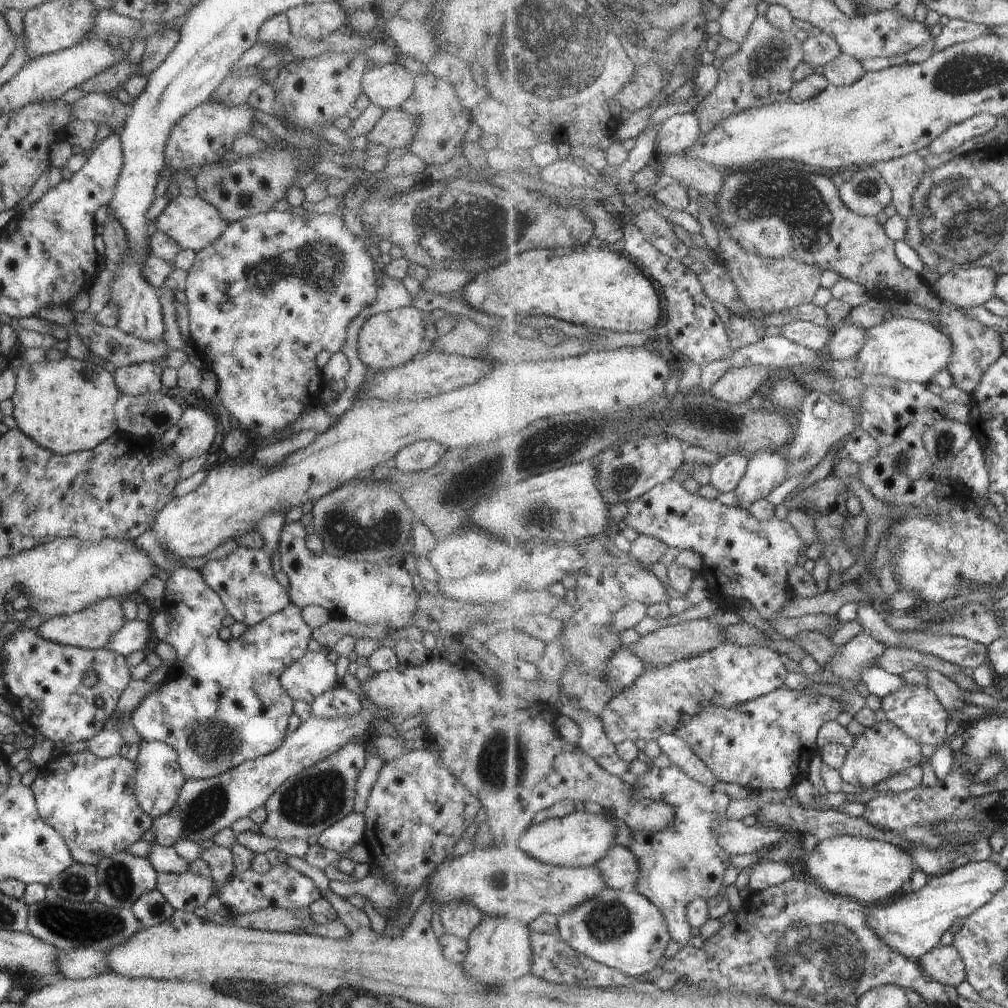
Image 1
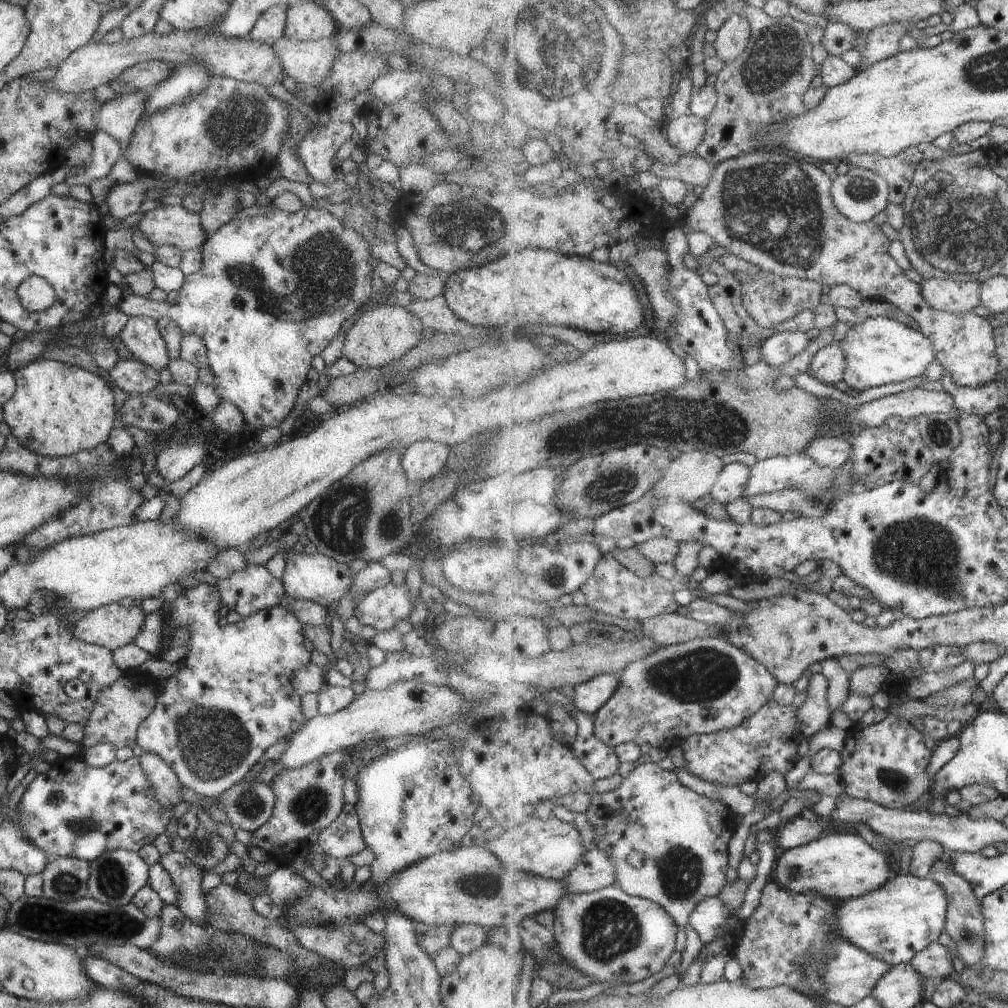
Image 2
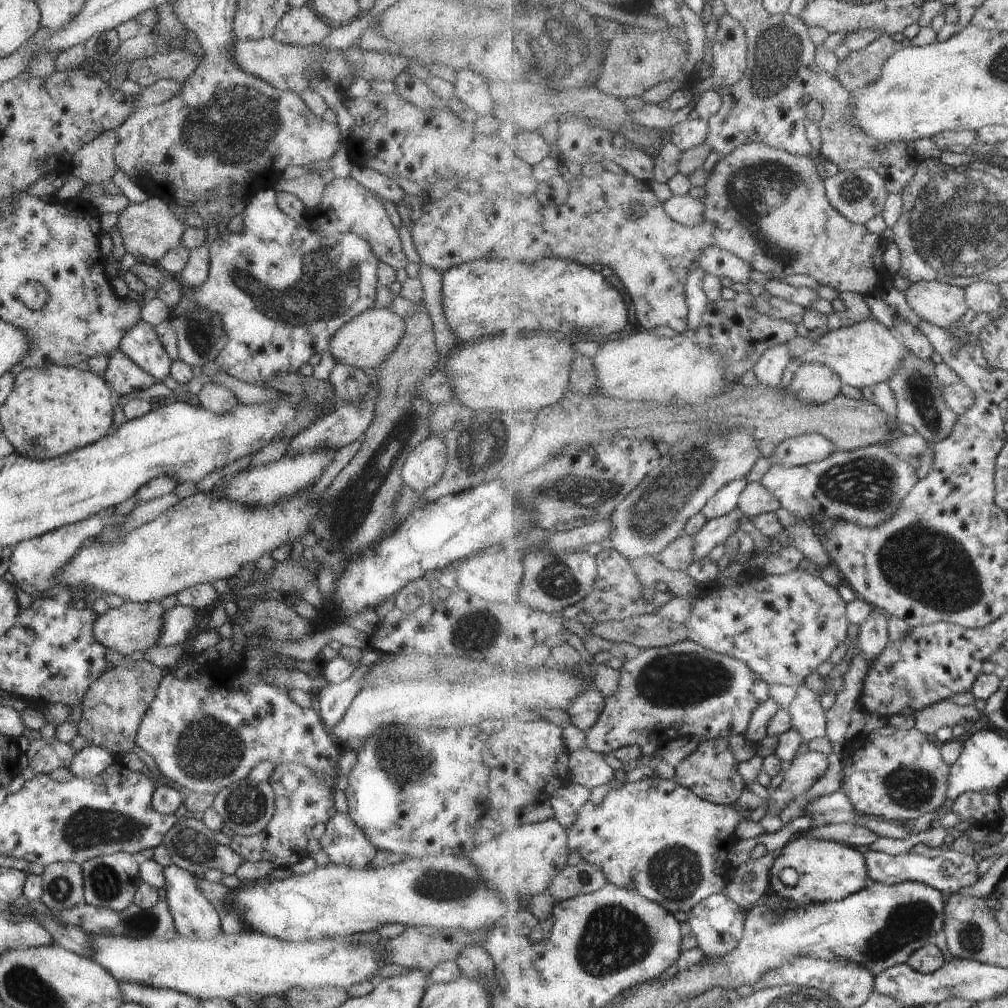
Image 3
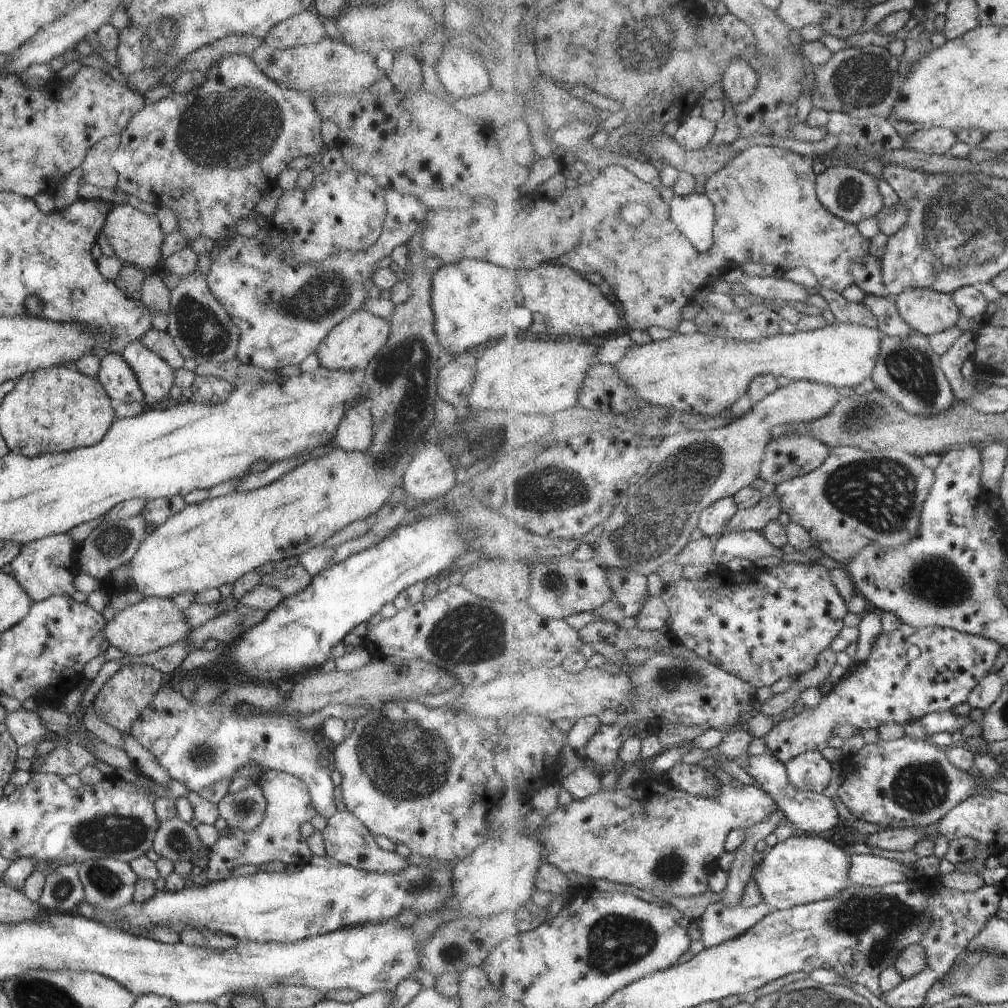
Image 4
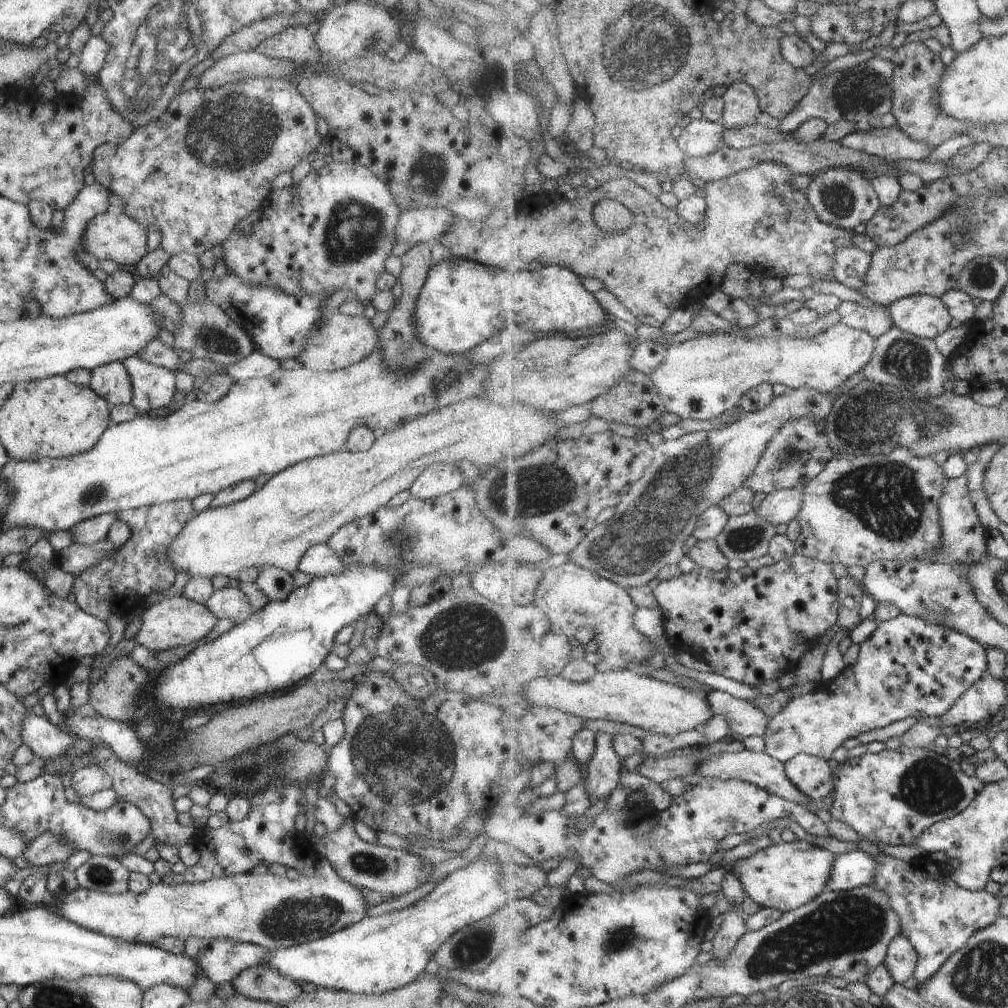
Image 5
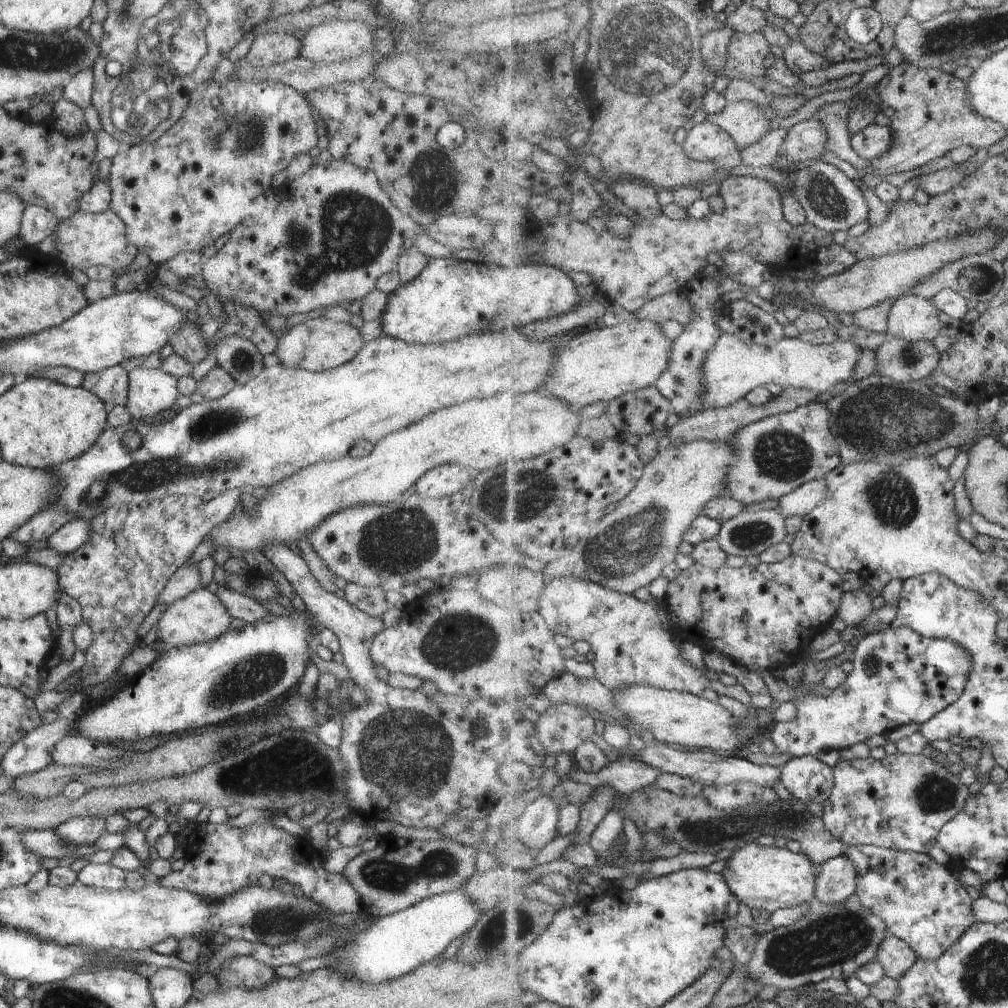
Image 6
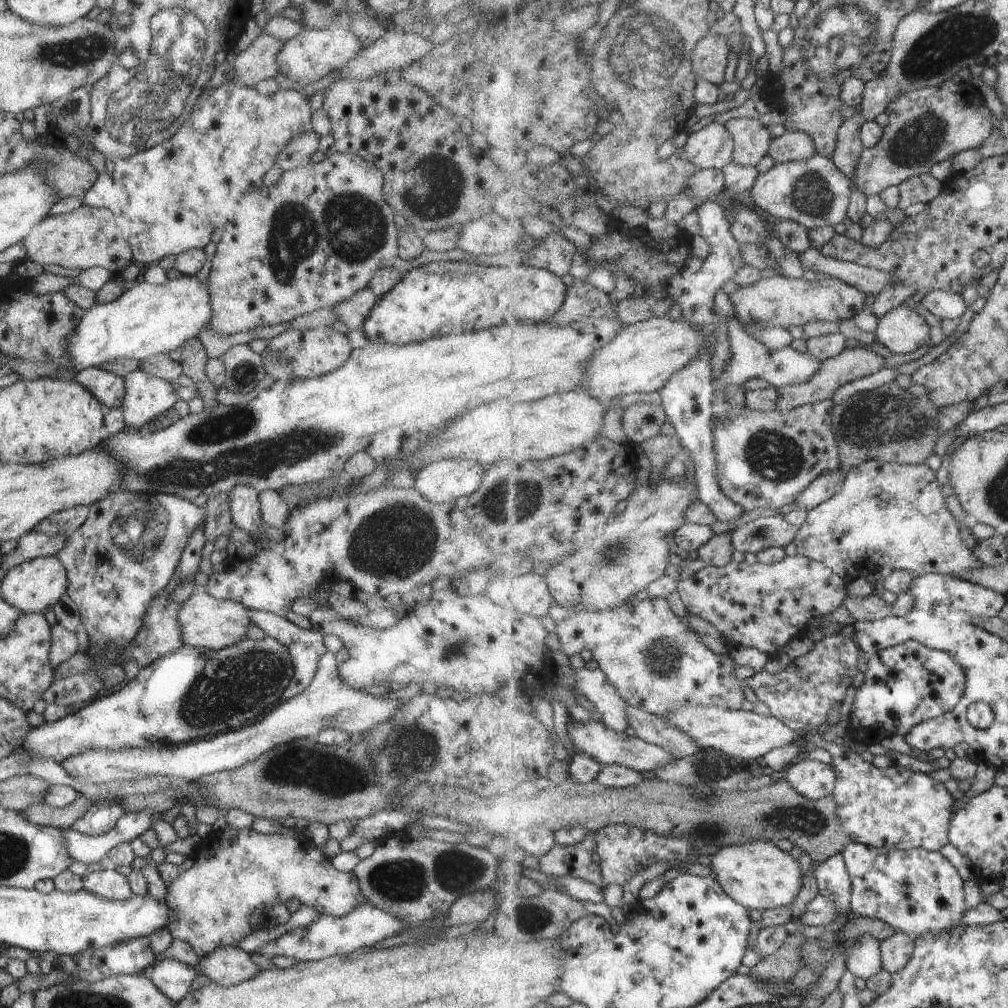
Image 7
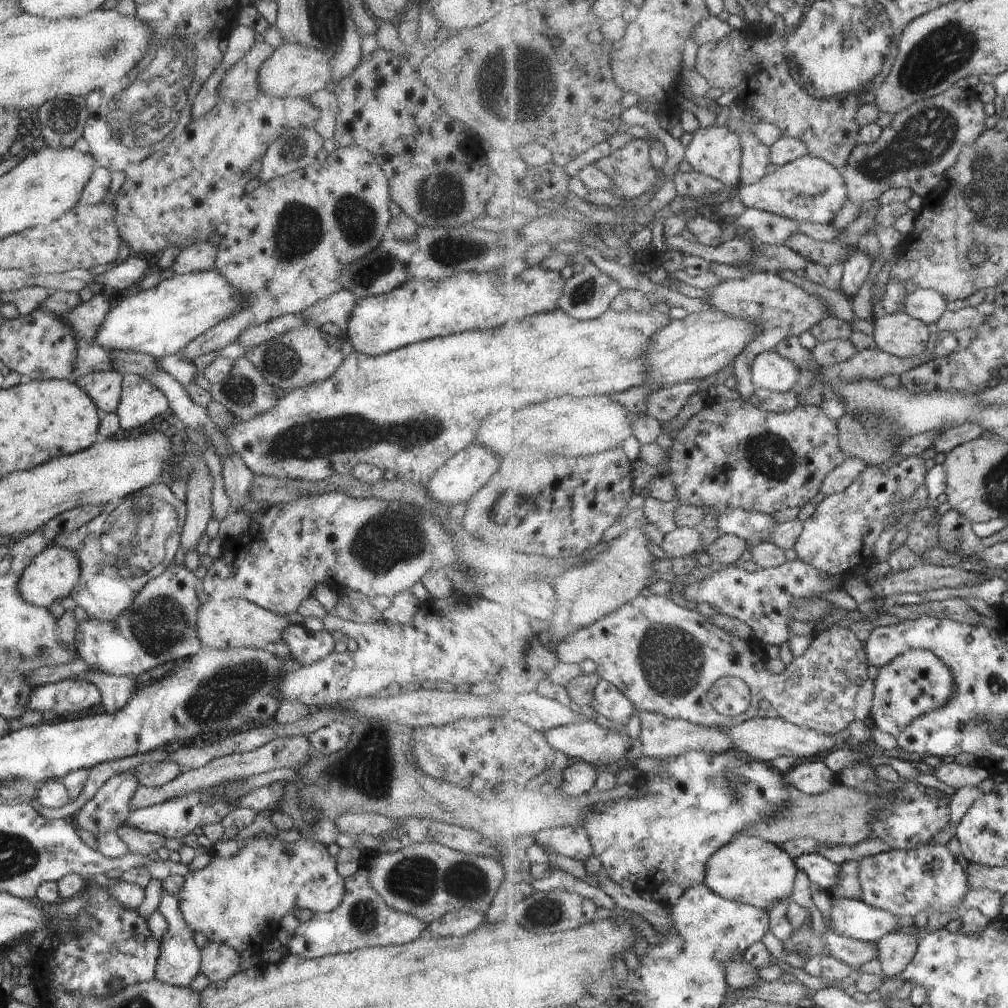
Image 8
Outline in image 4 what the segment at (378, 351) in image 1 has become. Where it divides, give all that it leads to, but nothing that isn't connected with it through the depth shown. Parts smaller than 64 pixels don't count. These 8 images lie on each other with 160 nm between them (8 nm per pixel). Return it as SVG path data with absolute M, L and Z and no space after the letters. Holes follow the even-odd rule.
M355 309L348 317L343 318L329 330L319 341L314 350L318 363L324 369L334 371L359 371L363 370L370 358L375 356L382 347L389 332L388 321L363 309Z

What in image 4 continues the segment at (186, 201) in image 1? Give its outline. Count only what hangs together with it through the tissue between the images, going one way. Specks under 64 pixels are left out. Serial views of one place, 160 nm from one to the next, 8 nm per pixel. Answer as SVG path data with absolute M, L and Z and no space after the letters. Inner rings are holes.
M113 205L106 214L100 232L123 264L148 272L155 267L157 262L159 263L160 244L163 236L155 214L140 213L129 205Z

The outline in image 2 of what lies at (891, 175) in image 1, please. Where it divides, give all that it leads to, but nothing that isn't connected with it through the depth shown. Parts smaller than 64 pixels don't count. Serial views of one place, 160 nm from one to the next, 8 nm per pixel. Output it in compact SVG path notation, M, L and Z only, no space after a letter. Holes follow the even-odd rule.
M923 146L911 147L892 157L853 153L846 163L850 167L875 171L886 178L890 186L890 202L903 206L914 179L916 166L925 159L923 149Z

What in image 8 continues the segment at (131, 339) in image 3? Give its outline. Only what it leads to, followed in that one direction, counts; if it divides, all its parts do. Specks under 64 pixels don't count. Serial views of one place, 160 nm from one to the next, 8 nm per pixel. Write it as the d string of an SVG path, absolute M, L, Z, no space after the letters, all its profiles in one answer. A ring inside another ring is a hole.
M131 373L122 375L119 402L114 410L121 431L142 428L148 420L165 412L167 407L163 393L147 379Z

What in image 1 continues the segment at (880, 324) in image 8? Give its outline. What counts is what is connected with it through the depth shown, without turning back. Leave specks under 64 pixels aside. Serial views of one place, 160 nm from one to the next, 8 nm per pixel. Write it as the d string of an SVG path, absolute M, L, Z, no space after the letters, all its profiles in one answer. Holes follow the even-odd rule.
M979 266L959 267L934 283L935 293L960 309L983 306L995 297L999 275L993 269Z

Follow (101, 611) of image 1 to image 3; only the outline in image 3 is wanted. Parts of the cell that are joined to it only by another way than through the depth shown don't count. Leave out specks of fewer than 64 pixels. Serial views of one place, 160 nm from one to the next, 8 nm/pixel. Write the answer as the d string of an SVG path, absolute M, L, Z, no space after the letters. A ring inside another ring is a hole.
M124 601L119 607L109 607L99 614L91 626L93 640L103 647L115 650L119 654L131 654L135 650L145 651L159 638L161 616L164 609L157 602L133 603Z

